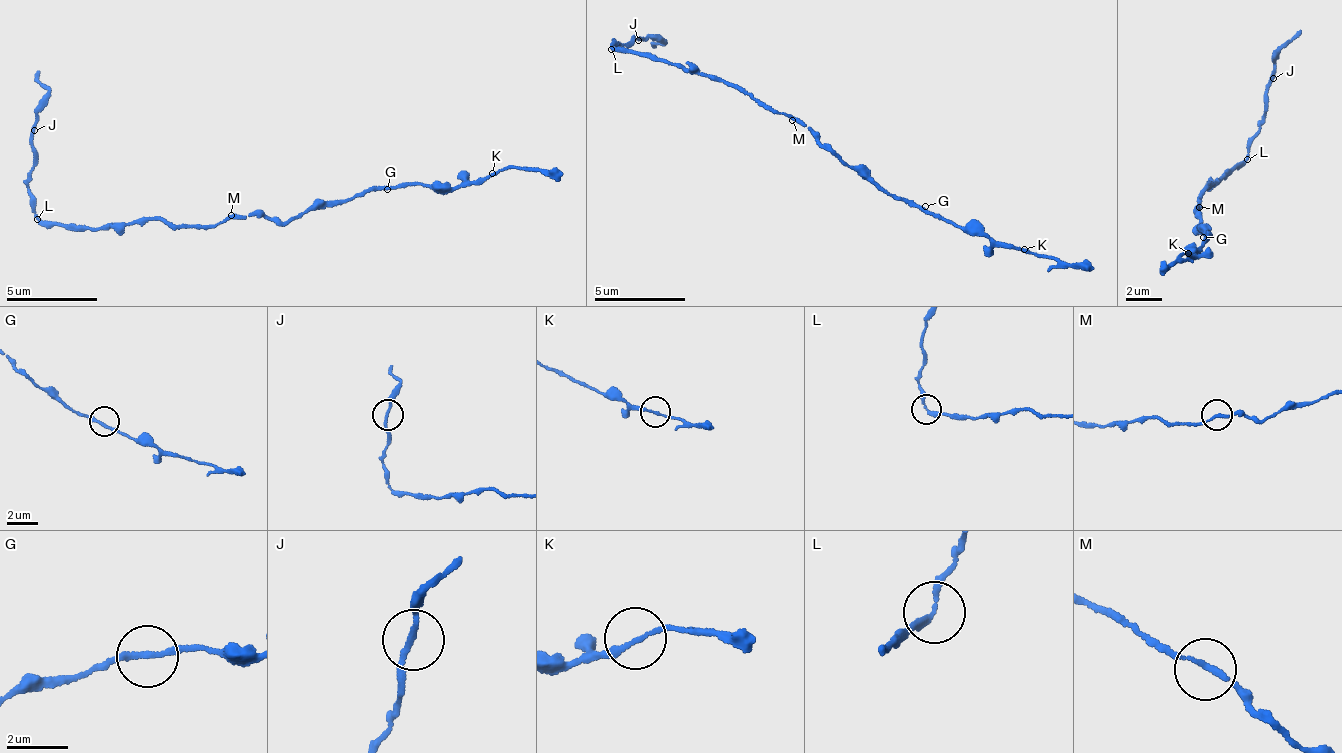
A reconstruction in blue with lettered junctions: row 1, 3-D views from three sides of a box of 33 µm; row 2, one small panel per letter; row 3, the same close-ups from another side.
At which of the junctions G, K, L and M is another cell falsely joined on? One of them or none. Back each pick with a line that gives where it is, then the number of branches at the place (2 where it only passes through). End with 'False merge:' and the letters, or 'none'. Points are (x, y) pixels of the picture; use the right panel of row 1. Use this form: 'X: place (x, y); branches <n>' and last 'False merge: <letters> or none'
L: place (1247, 159); branches 2
False merge: L

